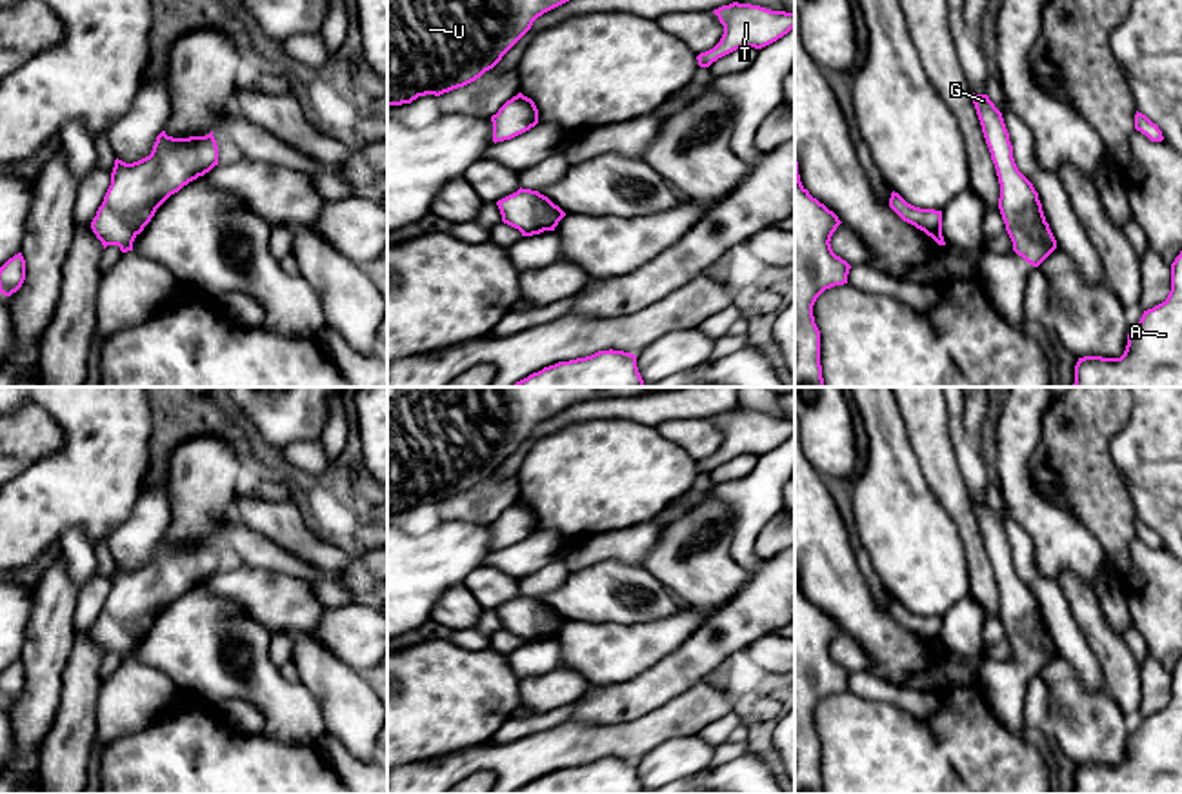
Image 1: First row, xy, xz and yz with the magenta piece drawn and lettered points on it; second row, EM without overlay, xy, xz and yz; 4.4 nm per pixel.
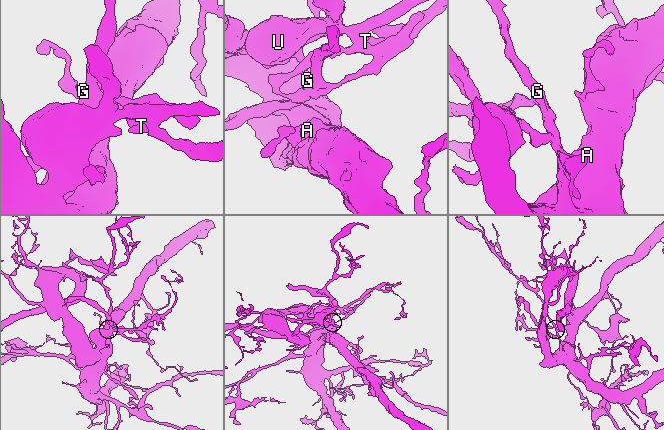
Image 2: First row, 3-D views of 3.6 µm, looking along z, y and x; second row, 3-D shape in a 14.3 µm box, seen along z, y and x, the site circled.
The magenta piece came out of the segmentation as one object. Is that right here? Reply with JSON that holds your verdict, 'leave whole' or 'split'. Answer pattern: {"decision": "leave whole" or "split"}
{"decision": "leave whole"}

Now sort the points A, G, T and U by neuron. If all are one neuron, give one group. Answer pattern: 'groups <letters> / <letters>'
groups A G T U

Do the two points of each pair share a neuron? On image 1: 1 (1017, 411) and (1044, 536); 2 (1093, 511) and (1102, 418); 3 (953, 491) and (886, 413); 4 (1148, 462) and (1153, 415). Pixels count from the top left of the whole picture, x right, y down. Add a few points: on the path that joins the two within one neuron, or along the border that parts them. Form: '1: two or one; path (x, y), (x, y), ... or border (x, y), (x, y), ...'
1: one; path (1017, 442), (1017, 491), (1026, 506)
2: one; path (1093, 487), (1093, 442)
3: two; border (897, 406), (926, 482)
4: one; path (1153, 451), (1153, 426)

